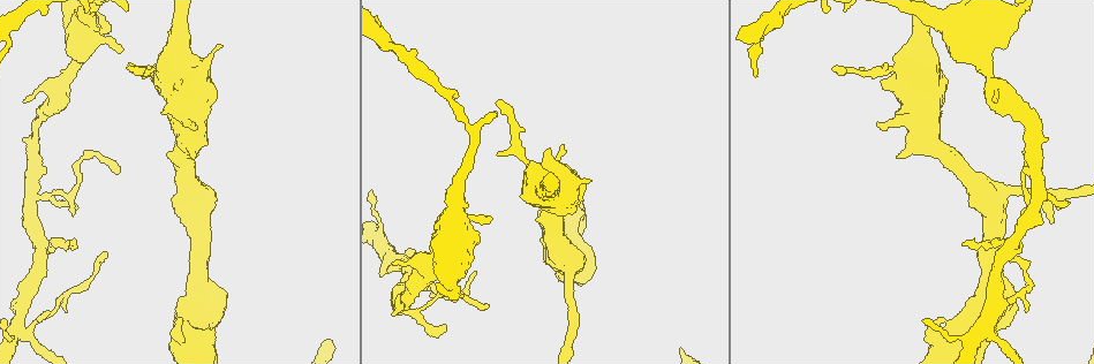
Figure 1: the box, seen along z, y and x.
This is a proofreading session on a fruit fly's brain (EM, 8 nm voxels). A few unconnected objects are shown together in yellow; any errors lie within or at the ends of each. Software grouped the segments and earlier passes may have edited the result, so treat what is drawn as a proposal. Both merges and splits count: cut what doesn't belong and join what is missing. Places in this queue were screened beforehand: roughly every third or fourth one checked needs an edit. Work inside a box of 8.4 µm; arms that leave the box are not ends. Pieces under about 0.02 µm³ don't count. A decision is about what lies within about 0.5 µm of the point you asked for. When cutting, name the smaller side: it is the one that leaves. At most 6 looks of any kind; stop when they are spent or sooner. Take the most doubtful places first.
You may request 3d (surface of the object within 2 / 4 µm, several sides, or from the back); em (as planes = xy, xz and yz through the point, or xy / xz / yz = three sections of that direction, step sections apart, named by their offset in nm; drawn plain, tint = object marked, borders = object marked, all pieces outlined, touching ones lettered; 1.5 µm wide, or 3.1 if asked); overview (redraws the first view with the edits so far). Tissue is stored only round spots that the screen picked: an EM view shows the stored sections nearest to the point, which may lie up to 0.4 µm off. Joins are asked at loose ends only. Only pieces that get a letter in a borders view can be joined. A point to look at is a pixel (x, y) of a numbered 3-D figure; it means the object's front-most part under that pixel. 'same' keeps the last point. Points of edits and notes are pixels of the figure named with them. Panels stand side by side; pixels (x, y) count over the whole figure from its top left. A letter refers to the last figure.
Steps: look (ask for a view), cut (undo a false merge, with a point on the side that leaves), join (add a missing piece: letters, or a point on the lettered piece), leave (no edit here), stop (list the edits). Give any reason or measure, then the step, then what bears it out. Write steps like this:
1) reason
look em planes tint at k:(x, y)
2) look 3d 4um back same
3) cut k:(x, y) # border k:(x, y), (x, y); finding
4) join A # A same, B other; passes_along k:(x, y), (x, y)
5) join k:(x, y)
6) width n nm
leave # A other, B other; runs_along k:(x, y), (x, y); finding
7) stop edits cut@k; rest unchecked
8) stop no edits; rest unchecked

free end
look 3d 2um at 1:(964, 245)

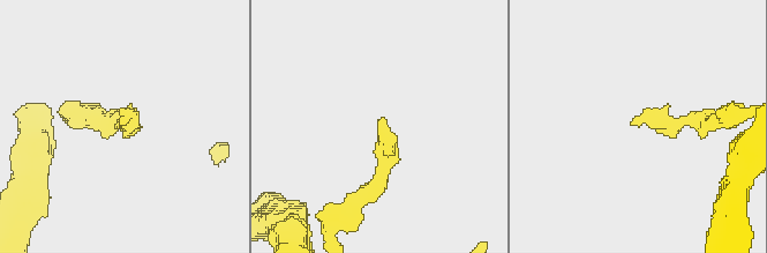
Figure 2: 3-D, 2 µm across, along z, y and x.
shape alone is not enough
look em planes borders at 2:(631, 121)

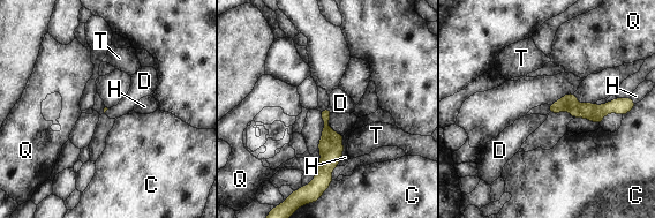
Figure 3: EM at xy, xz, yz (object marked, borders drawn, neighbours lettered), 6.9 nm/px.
longest_contact H 220 nm
leave # C other, D other, H other, Q other, T other; runs_along 3:(618, 103), (603, 110), (552, 110); none of them fits

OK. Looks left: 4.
three arms meet
look em planes borders at 1:(32, 194)

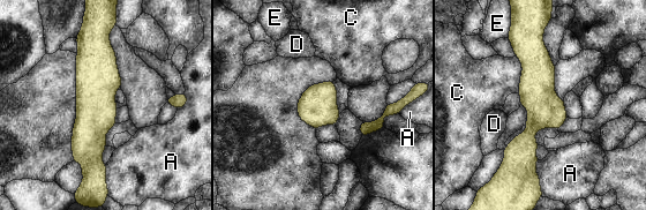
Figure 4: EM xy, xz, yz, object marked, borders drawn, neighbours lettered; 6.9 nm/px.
leave # A other, C other, D other, E other; runs_along 4:(96, 36), (94, 165), (103, 174); one cell here

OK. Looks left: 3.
branch point
look em yz step 8 tint at 1:(57, 85)

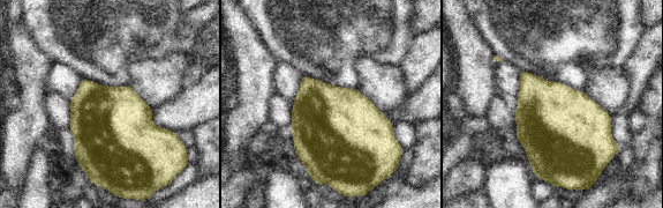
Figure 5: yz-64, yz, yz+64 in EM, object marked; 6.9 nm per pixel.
another direction
look em xy step 4 borders same

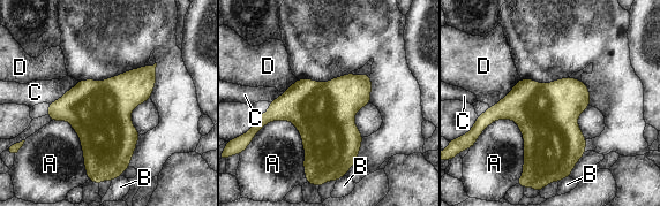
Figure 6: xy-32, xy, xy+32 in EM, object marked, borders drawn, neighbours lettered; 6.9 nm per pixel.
longest_contact A 460 nm
leave # A other, B other, C other, D other; border 6:(520, 78), (507, 94), (489, 107); all the same cell

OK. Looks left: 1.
stop no edits; rest unchecked

